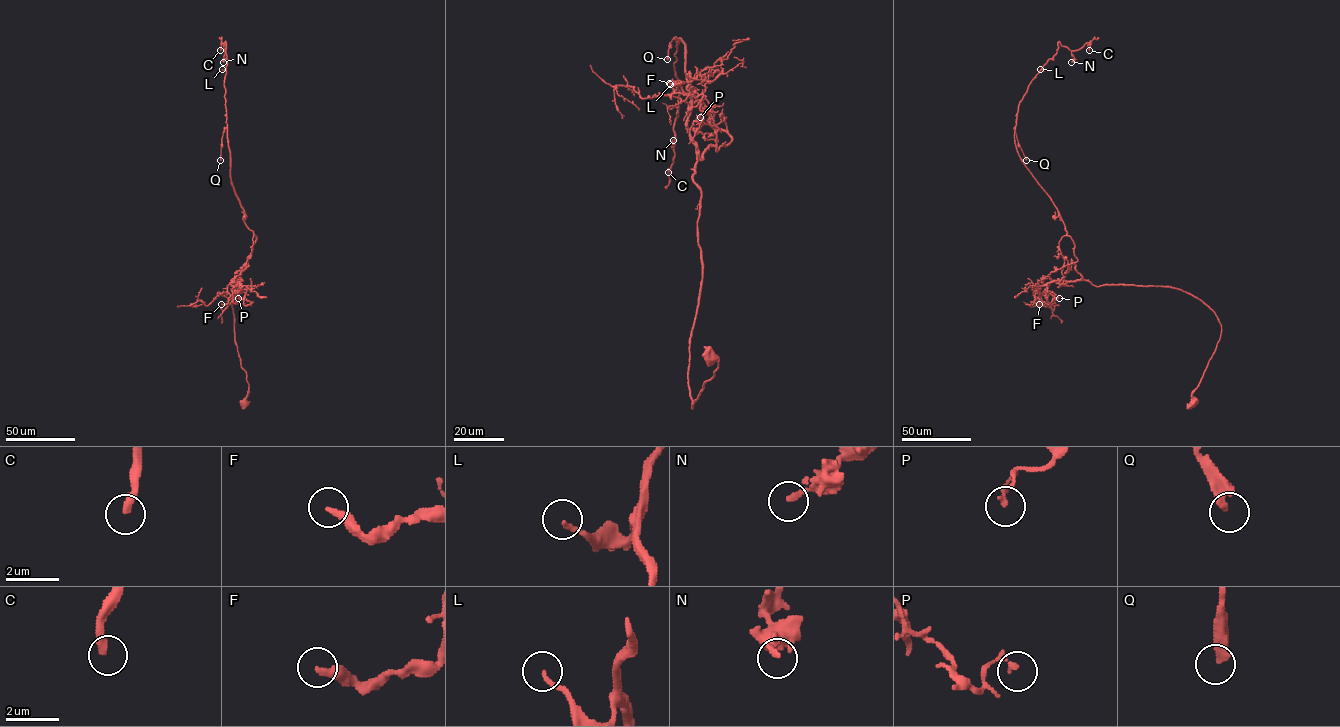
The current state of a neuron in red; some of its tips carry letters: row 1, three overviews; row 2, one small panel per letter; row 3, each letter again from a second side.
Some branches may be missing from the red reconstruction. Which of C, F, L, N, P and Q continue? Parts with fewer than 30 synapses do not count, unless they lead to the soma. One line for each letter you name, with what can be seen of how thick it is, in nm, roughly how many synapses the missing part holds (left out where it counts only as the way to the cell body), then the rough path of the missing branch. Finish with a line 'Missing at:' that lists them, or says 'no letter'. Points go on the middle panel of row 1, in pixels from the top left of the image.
C: calibre 280 nm; 190 synapses; course (668, 172), (656, 161), (648, 111), (652, 49), (653, 86), (637, 120), (616, 118), (638, 109), (626, 91)
F: calibre 280 nm; 90 synapses; course (669, 83), (653, 73), (643, 76), (600, 33)
Missing at: C, F

